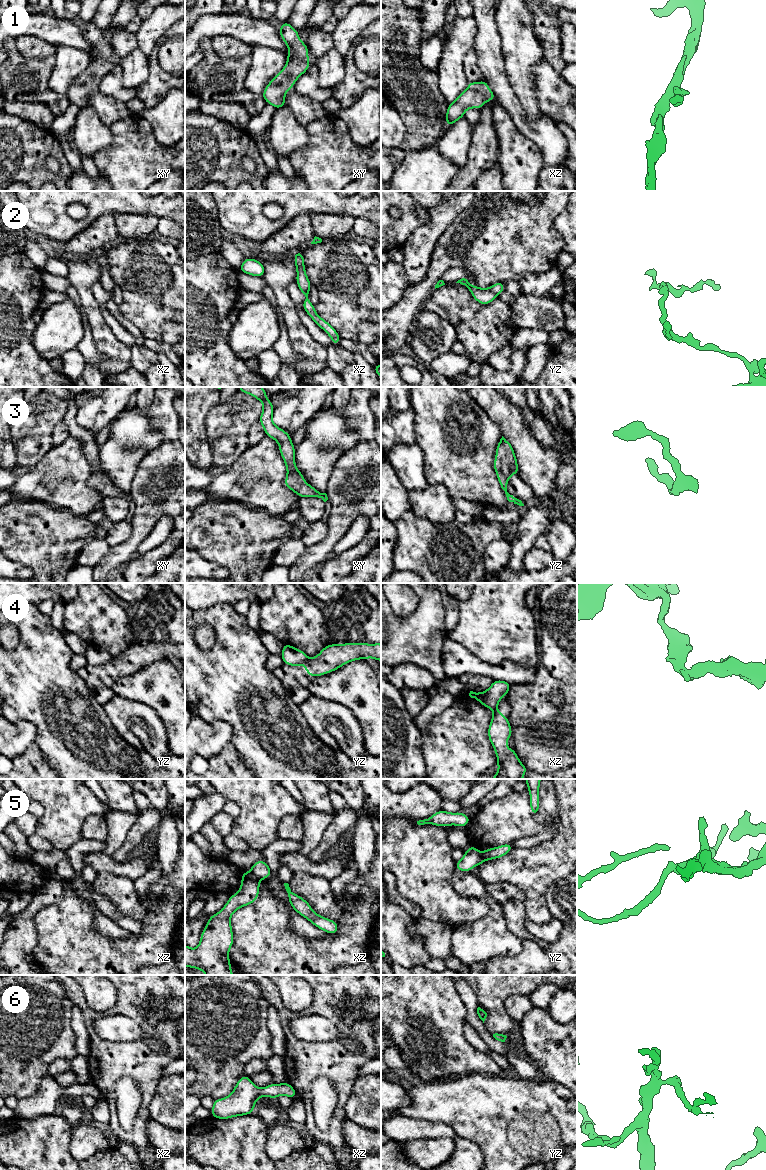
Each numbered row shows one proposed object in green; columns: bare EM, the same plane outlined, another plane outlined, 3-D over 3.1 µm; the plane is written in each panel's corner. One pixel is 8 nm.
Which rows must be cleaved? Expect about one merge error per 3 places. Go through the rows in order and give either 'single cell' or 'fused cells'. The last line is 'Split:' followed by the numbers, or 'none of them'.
1: single cell
2: single cell
3: single cell
4: fused cells
5: fused cells
6: single cell
Split: 4, 5

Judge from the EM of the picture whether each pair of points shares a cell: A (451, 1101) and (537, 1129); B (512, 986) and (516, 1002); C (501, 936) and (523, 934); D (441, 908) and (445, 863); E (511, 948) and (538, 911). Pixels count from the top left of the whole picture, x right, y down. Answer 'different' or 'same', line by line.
A: same
B: different
C: different
D: same
E: different

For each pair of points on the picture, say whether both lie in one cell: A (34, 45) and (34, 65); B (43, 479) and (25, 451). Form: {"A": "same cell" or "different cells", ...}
{"A": "different cells", "B": "different cells"}

